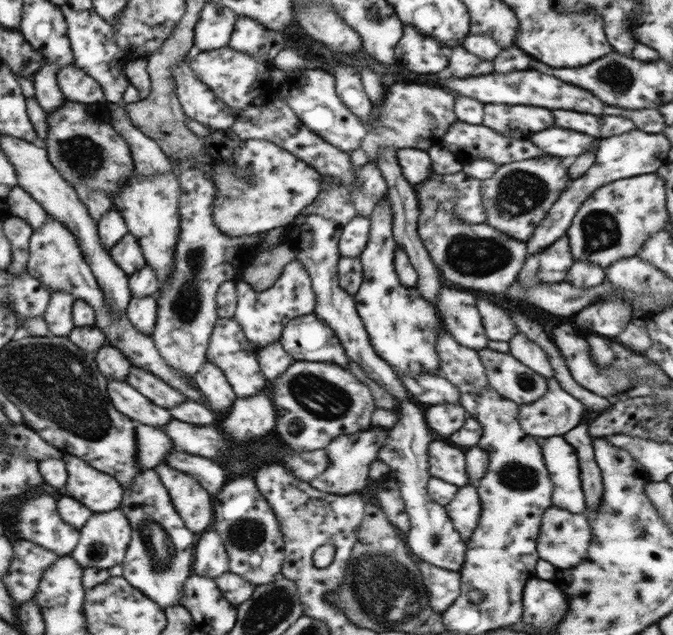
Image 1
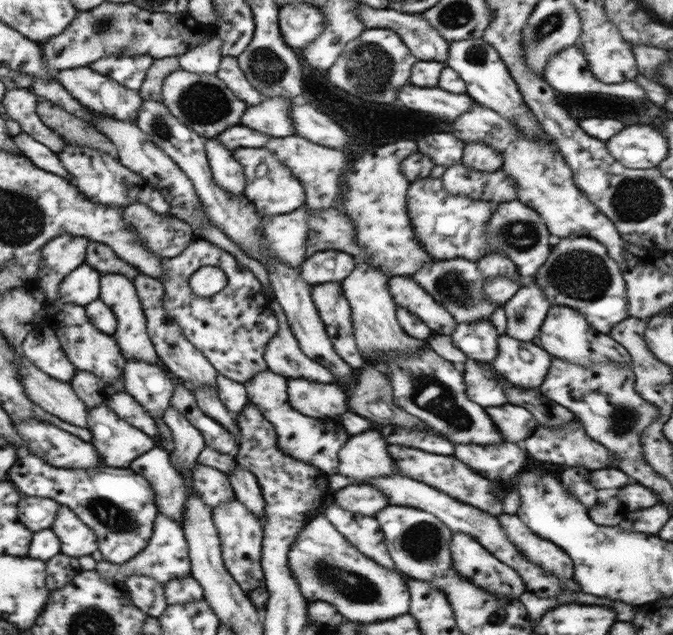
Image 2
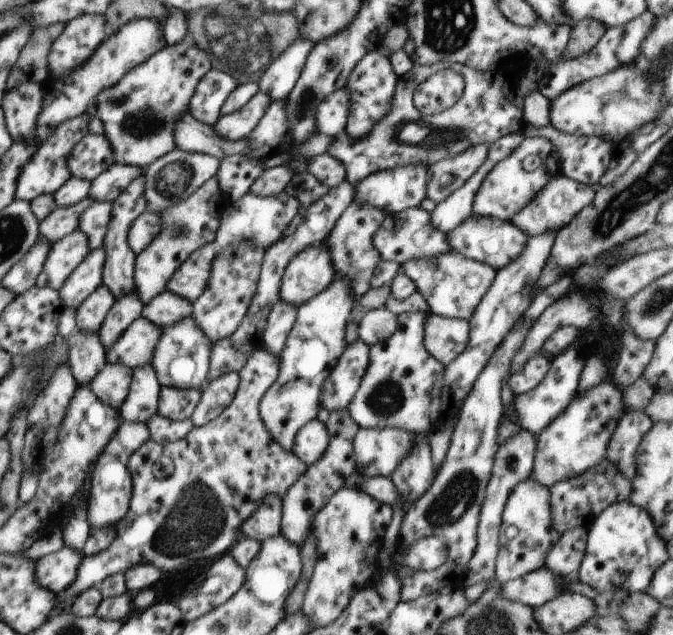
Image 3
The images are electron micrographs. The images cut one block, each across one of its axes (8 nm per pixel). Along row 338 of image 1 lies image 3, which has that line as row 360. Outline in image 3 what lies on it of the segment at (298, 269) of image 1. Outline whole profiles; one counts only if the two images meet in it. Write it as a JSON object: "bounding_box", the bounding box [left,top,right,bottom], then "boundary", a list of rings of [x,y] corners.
{"bounding_box":[57,346,308,604],"boundary":[[[262,346],[253,348],[250,356],[247,358],[246,364],[239,370],[239,387],[237,388],[234,400],[224,409],[224,412],[220,414],[218,418],[211,420],[208,424],[201,427],[192,427],[192,430],[182,439],[173,443],[160,444],[154,442],[152,439],[146,441],[136,452],[133,452],[129,458],[127,467],[131,474],[132,481],[132,496],[129,502],[129,511],[126,516],[118,521],[116,524],[117,536],[114,542],[102,552],[95,554],[91,557],[86,557],[81,565],[78,567],[77,576],[74,582],[66,589],[62,597],[57,596],[57,604],[62,601],[69,601],[76,598],[81,592],[88,590],[90,587],[98,587],[105,578],[112,576],[112,574],[118,574],[118,572],[124,572],[134,565],[148,564],[155,566],[158,570],[173,570],[178,568],[182,563],[186,563],[189,560],[199,558],[214,558],[214,556],[222,555],[222,552],[226,553],[233,544],[239,539],[241,534],[241,526],[243,521],[248,520],[253,513],[257,511],[257,508],[263,503],[263,500],[268,495],[276,495],[281,499],[286,494],[286,491],[306,472],[308,465],[300,460],[292,451],[283,449],[272,435],[268,432],[266,425],[263,423],[259,408],[260,401],[264,396],[264,393],[274,384],[274,381],[279,375],[279,358],[270,354]]]}

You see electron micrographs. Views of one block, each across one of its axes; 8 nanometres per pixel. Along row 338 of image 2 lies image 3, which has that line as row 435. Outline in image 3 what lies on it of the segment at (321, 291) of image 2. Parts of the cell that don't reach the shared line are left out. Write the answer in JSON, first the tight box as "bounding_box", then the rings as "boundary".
{"bounding_box":[281,409,359,546],"boundary":[[[348,409],[334,411],[326,422],[330,440],[326,454],[316,464],[308,466],[306,472],[286,491],[282,498],[281,535],[292,544],[300,546],[311,532],[313,516],[330,500],[330,497],[345,486],[347,478],[355,471],[353,440],[359,426]]]}

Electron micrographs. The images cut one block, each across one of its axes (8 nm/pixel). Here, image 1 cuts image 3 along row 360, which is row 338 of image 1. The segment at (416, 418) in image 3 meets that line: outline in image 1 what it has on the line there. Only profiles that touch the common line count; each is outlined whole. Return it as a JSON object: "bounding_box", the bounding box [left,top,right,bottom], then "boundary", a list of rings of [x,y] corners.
{"bounding_box":[353,205,441,376],"boundary":[[[376,205],[370,218],[369,239],[359,259],[363,266],[364,280],[353,295],[356,308],[372,348],[400,376],[434,374],[440,367],[437,353],[437,340],[441,330],[441,320],[437,310],[415,288],[404,286],[398,278],[393,265],[398,249],[393,235],[393,214],[386,205]]]}

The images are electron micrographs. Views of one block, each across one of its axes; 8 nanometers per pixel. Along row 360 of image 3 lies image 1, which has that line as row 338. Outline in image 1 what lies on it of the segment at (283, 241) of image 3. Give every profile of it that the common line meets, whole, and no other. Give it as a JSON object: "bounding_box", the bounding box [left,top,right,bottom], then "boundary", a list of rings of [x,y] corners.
{"bounding_box":[206,318,269,398],"boundary":[[[219,318],[211,334],[206,361],[215,364],[224,373],[237,398],[248,398],[269,386],[258,364],[258,351],[249,343],[241,326],[233,318]]]}

